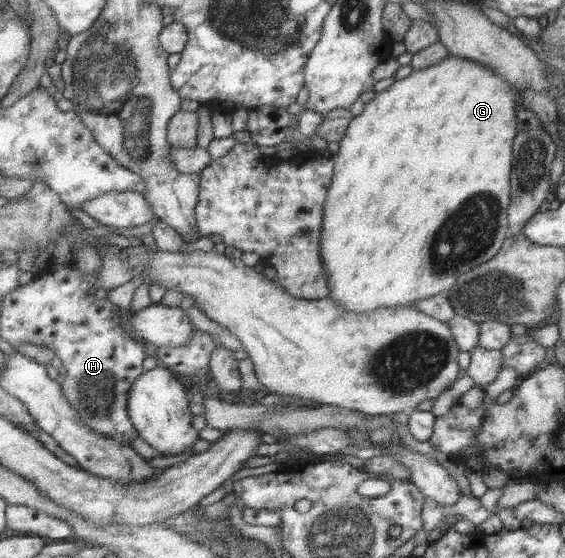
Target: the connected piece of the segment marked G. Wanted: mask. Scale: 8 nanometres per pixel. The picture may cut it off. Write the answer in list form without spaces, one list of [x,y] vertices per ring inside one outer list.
[[[448,54],[437,63],[412,70],[400,80],[394,79],[385,90],[375,93],[368,103],[364,103],[361,113],[350,119],[338,144],[338,153],[332,157],[333,172],[324,200],[319,242],[328,286],[326,298],[355,313],[367,313],[377,308],[411,306],[411,302],[415,300],[446,294],[454,286],[457,276],[466,274],[470,268],[490,260],[496,254],[510,234],[506,212],[510,200],[512,142],[517,133],[515,104],[519,97],[517,88],[508,84],[496,71],[482,63]]]

